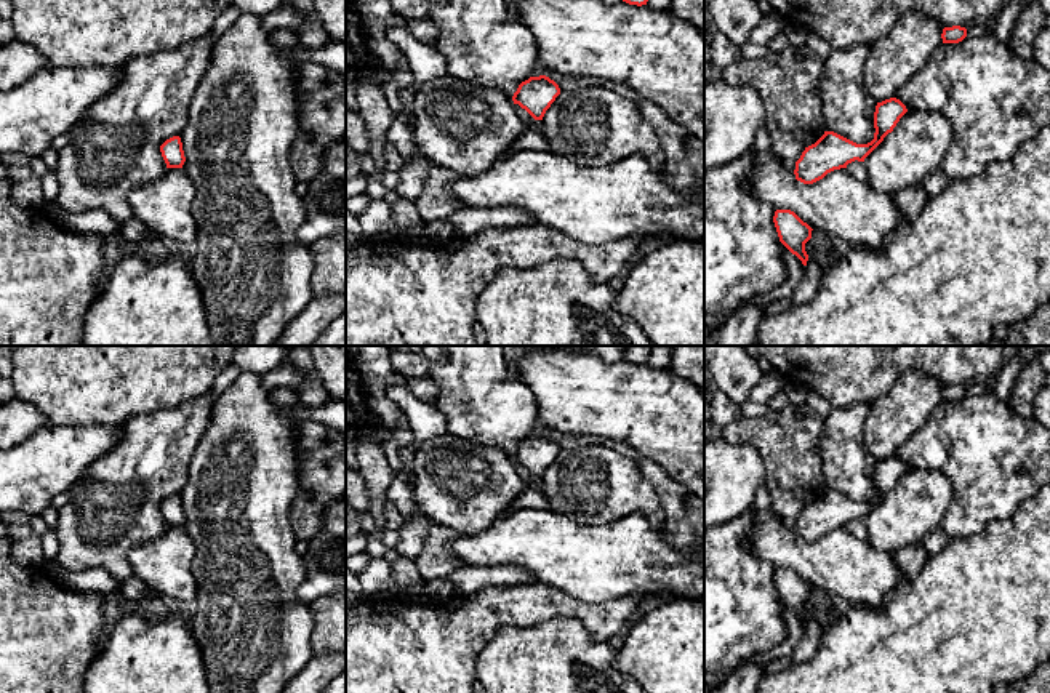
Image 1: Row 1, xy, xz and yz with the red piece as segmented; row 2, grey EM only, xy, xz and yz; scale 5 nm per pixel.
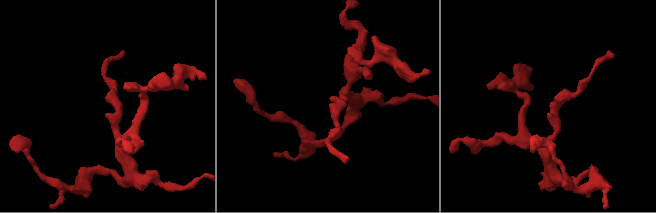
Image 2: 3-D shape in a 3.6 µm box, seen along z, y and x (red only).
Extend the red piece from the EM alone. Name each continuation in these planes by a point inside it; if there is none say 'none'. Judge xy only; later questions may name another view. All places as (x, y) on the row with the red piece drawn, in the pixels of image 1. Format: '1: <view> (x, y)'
none

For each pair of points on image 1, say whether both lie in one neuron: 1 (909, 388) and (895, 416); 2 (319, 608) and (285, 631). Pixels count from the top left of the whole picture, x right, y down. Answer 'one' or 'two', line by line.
1: one
2: two

